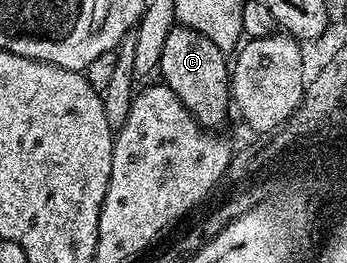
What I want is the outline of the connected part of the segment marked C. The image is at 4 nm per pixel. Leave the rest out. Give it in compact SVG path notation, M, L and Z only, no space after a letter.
M175 26L163 41L160 79L179 98L179 102L187 106L187 110L196 118L197 123L210 130L220 129L220 124L228 118L229 112L231 116L231 84L229 81L231 64L228 59L225 61L225 56L223 49L215 46L211 38L207 38L203 32L196 32L190 28Z

